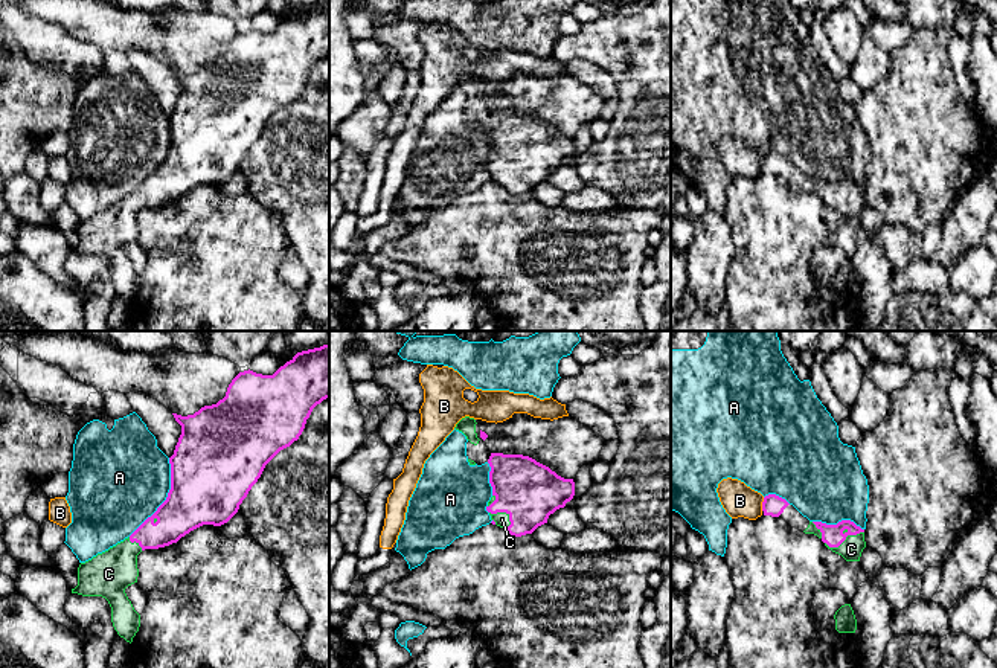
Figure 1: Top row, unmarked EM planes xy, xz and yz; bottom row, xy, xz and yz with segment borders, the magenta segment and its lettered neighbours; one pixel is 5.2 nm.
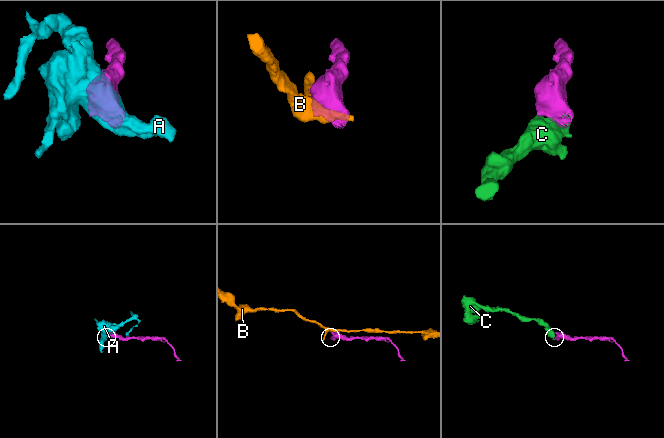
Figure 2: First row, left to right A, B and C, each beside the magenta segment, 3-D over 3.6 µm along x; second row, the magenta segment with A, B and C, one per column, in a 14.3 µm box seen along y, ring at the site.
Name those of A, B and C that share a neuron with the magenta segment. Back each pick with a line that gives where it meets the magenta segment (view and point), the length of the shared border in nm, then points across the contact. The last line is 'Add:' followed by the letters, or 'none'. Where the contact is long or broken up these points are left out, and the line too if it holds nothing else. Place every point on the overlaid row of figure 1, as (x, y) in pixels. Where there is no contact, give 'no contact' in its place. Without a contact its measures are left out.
C: meets magenta in yz at (843, 540); contact 220 nm long
Add: C

